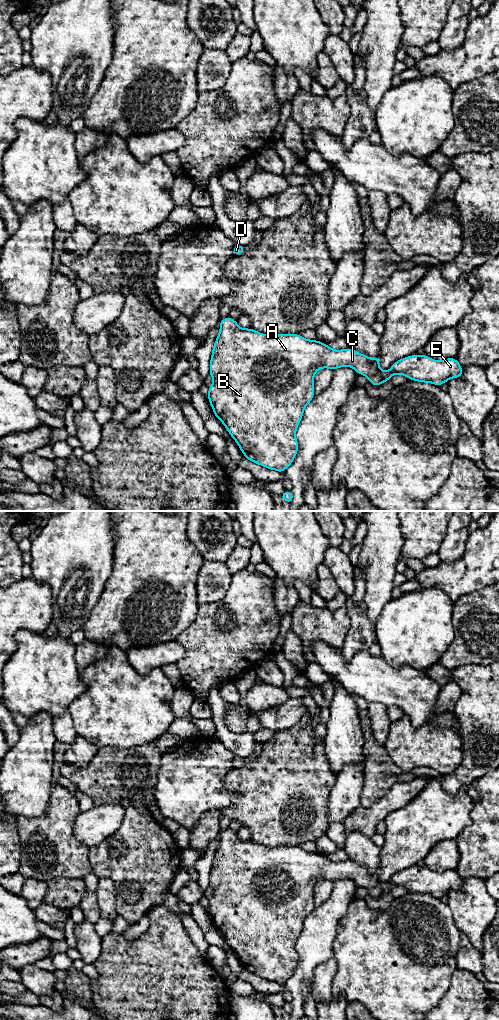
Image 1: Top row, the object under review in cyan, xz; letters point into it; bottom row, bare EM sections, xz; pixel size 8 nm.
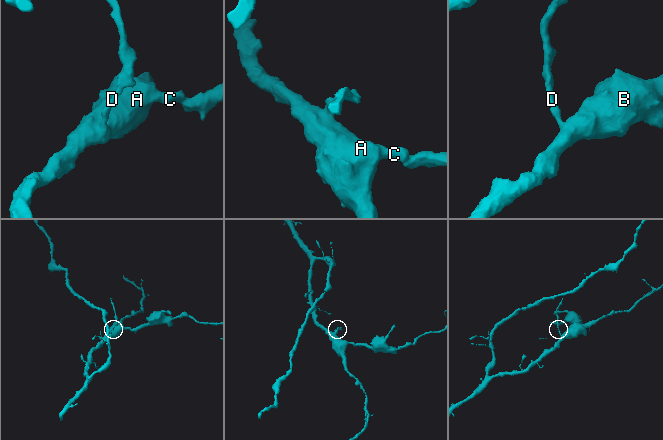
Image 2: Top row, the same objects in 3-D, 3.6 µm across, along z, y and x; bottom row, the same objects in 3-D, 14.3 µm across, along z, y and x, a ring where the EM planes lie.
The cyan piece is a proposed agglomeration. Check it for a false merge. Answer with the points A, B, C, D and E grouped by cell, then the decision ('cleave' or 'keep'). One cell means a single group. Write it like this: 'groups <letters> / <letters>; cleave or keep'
groups A B C D E; keep

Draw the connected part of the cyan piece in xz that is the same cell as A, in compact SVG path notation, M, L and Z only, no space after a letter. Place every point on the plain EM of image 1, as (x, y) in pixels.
M229 828L221 831L219 837L209 879L213 896L208 899L207 909L214 928L226 939L245 970L280 985L294 974L298 964L296 941L305 919L315 908L314 887L319 881L334 883L350 878L357 886L367 888L372 898L389 893L395 886L437 898L463 887L462 878L454 869L436 873L425 866L414 866L394 874L389 883L381 883L379 868L372 871L350 860L334 862L300 846L266 847L251 839L242 841Z

